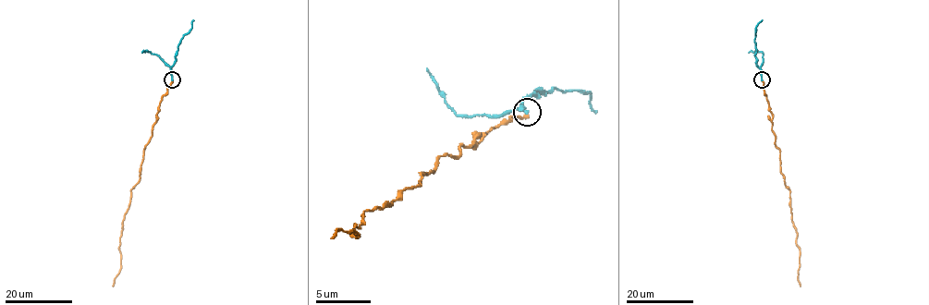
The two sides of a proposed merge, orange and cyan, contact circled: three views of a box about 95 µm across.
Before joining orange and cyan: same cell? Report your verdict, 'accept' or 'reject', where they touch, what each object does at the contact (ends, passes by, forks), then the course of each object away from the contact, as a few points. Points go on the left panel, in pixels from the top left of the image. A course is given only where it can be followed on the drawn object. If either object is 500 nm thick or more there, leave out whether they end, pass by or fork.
accept | (172, 79) | orange ends | cyan ends | orange via (172, 80), (162, 96), (151, 138), (143, 151), (140, 181), (131, 190), (120, 237), (121, 269), (113, 286) | cyan via (172, 79), (171, 67), (179, 42), (194, 20)

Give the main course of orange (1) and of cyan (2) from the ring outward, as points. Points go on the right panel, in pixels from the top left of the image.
1: (762, 80), (772, 115), (775, 145), (780, 151), (781, 173), (789, 190), (800, 252), (800, 286)
2: (762, 79), (754, 54), (755, 28), (762, 20)

